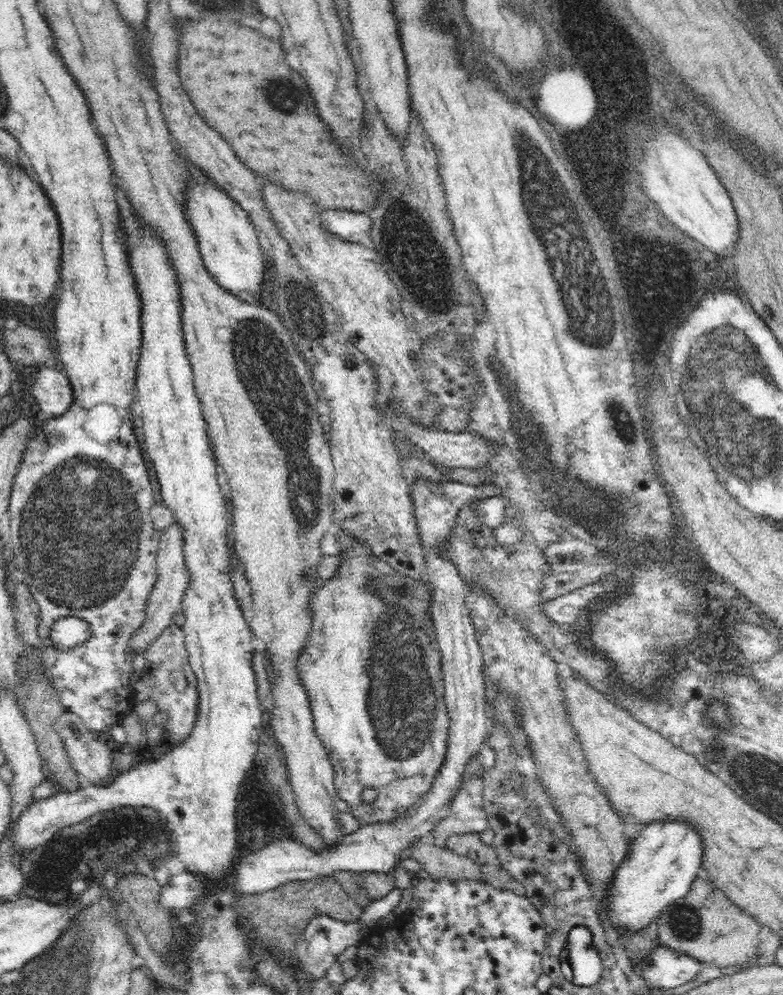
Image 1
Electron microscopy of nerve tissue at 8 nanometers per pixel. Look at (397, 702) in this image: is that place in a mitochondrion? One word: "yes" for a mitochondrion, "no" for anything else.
yes

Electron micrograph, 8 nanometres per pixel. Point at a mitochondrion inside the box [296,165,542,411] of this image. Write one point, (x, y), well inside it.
(417, 257)

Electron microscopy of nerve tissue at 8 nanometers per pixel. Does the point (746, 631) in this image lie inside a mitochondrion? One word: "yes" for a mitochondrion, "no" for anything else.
no

